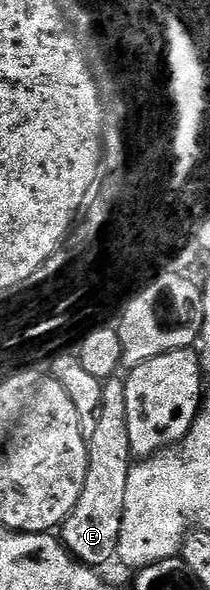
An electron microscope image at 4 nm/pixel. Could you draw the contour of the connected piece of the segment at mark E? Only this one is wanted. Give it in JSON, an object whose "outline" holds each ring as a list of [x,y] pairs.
{"outline":[[[115,375],[103,384],[104,399],[100,419],[96,419],[96,432],[88,439],[88,479],[84,491],[76,499],[76,507],[60,526],[60,540],[66,550],[78,561],[91,567],[103,567],[115,560],[120,539],[120,523],[124,519],[124,491],[132,454],[128,443],[128,411],[124,404],[125,380]]]}

